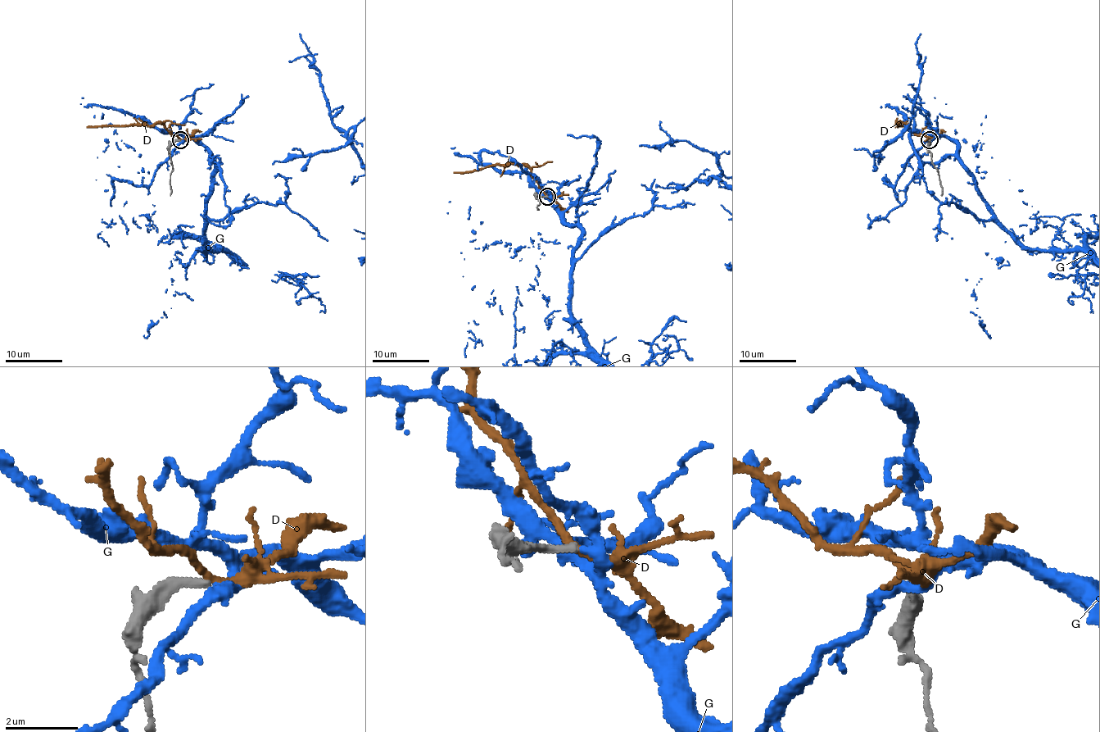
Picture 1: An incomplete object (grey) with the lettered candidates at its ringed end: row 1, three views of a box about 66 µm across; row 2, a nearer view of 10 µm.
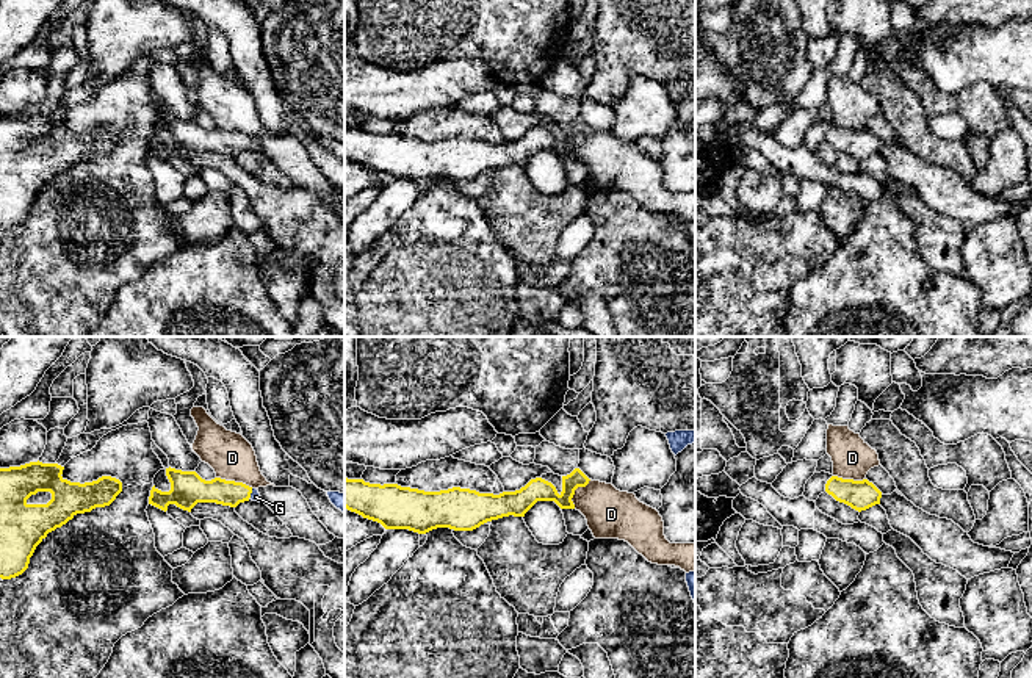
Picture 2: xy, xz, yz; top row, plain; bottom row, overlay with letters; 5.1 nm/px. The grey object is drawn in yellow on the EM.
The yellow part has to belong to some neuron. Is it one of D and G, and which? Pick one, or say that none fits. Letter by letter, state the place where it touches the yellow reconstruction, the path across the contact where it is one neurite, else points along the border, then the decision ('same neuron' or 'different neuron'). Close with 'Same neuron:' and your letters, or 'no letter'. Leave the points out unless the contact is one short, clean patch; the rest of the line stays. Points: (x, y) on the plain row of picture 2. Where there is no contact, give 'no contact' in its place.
D: contact xy (234, 130); border xy (216, 126), (226, 130), (241, 130), (252, 137); different neuron
G: contact xy (251, 141); way xy (218, 140), (251, 141), (256, 146); same neuron
Same neuron: G

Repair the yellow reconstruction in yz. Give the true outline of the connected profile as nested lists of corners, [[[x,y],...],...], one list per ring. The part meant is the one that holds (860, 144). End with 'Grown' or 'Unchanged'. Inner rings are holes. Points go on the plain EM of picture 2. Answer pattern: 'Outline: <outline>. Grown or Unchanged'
Outline: [[[832,125],[825,133],[825,141],[836,150],[861,161],[880,153],[882,141],[868,128],[853,130]]]. Unchanged

